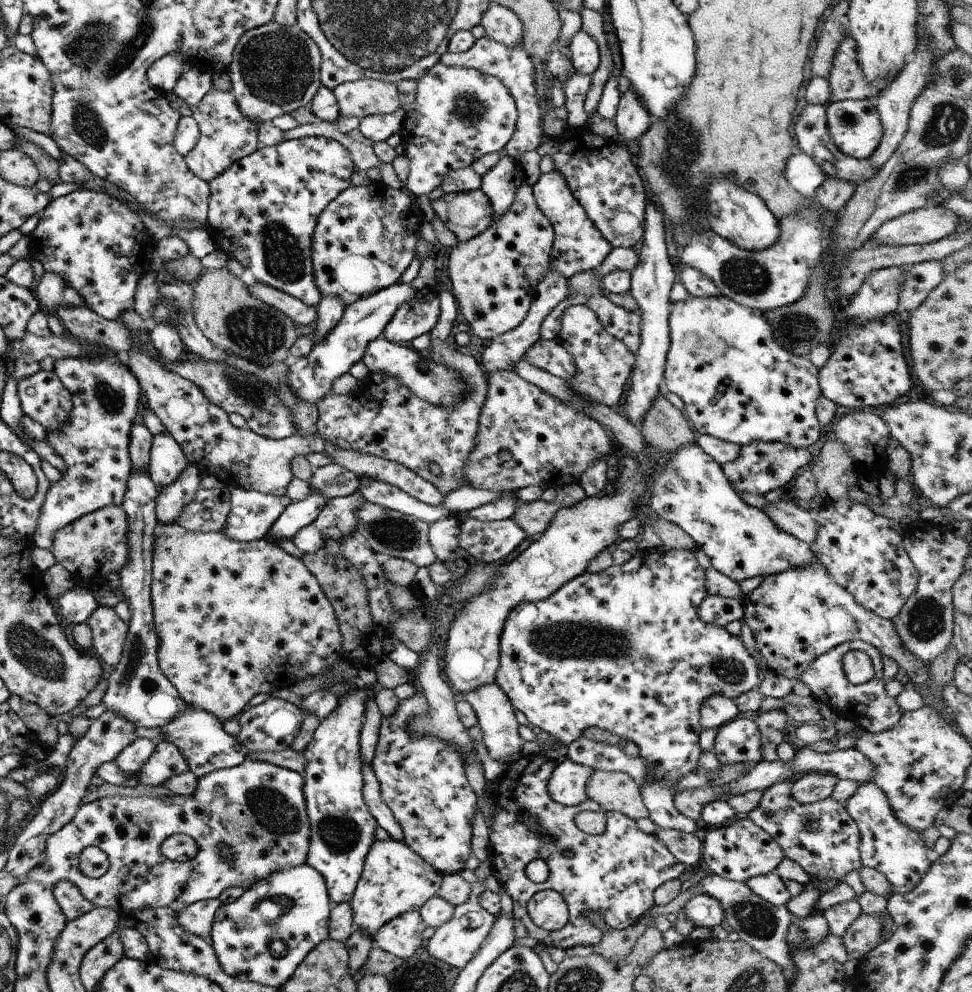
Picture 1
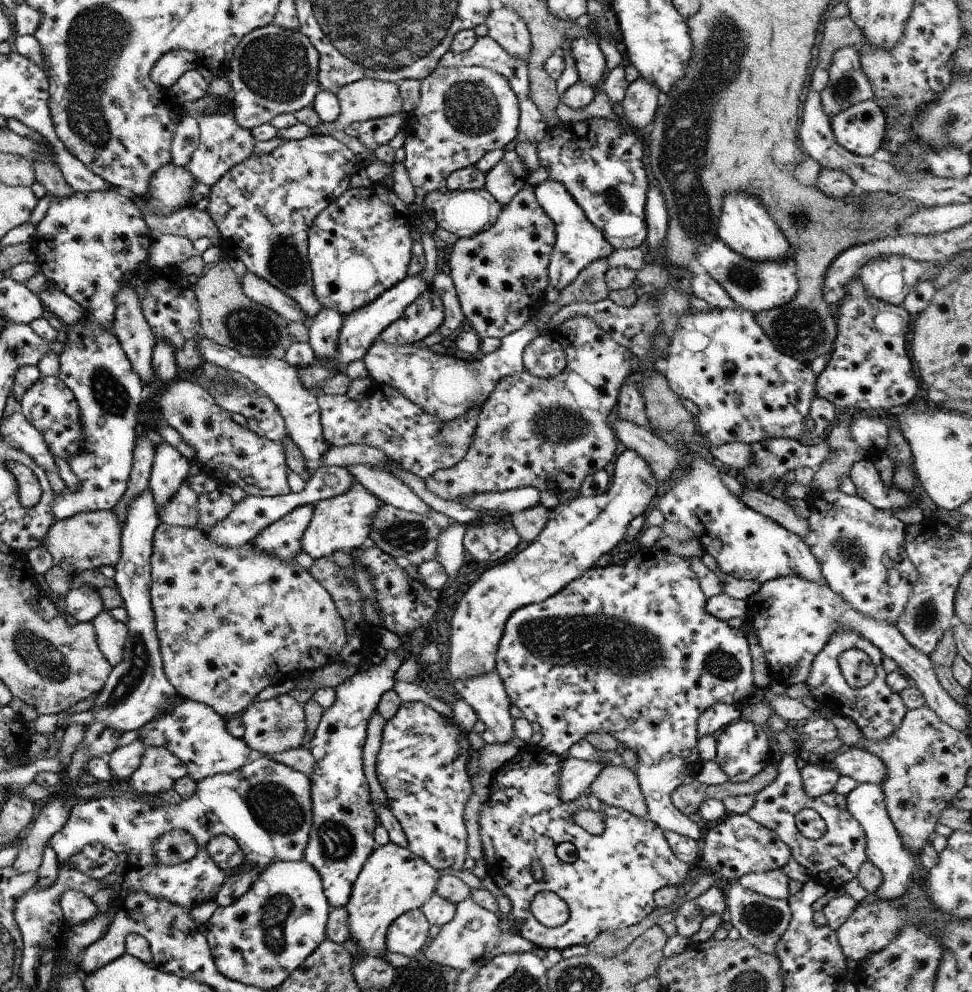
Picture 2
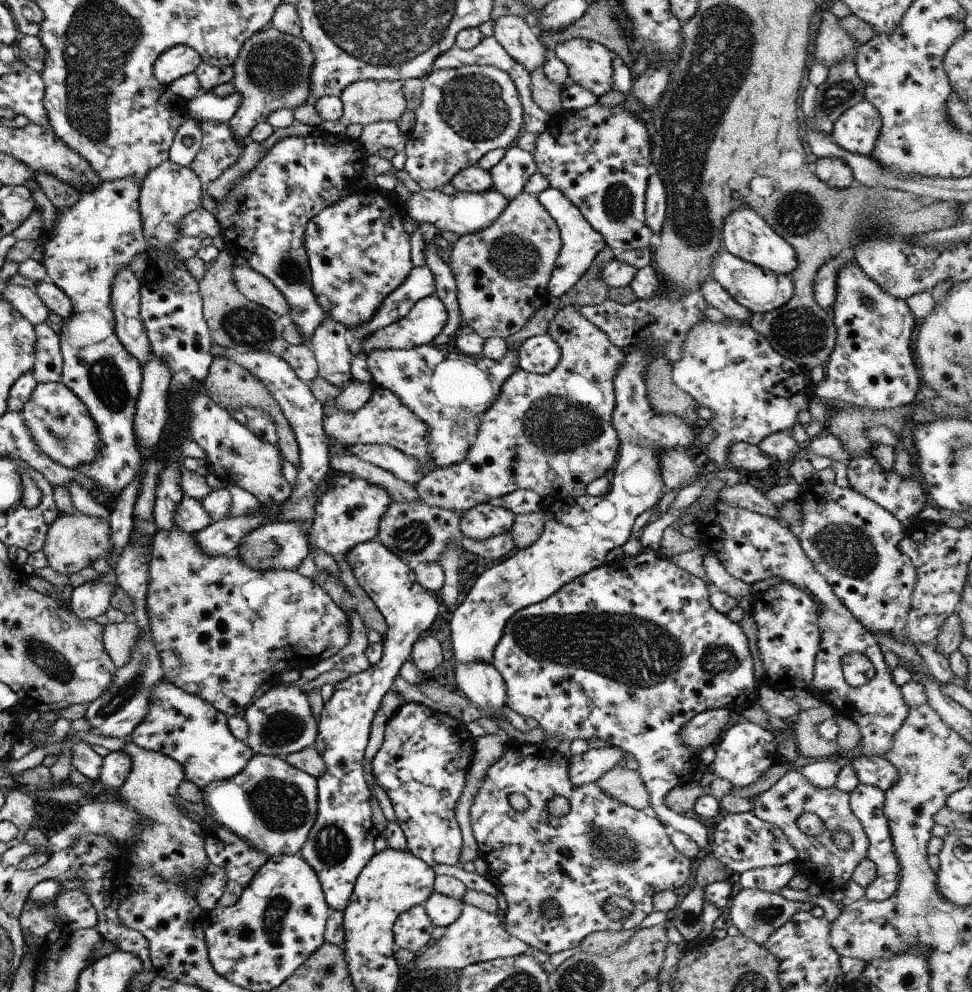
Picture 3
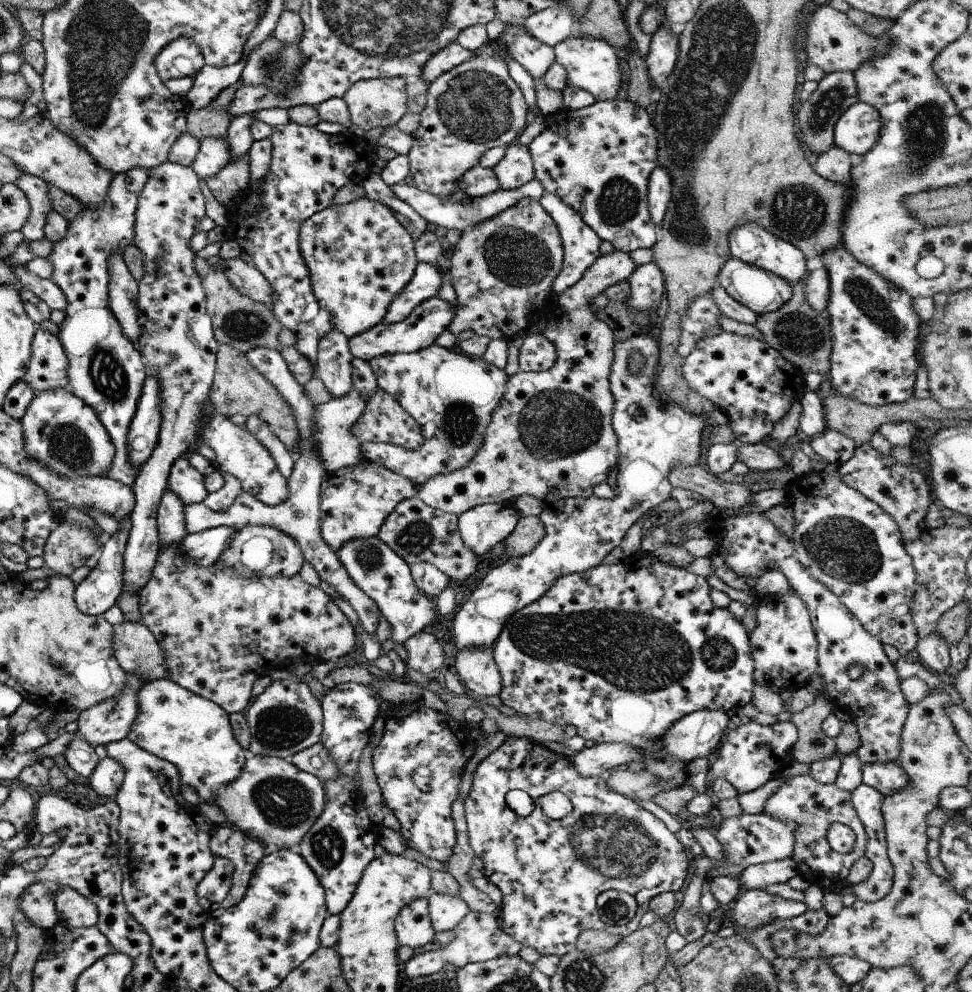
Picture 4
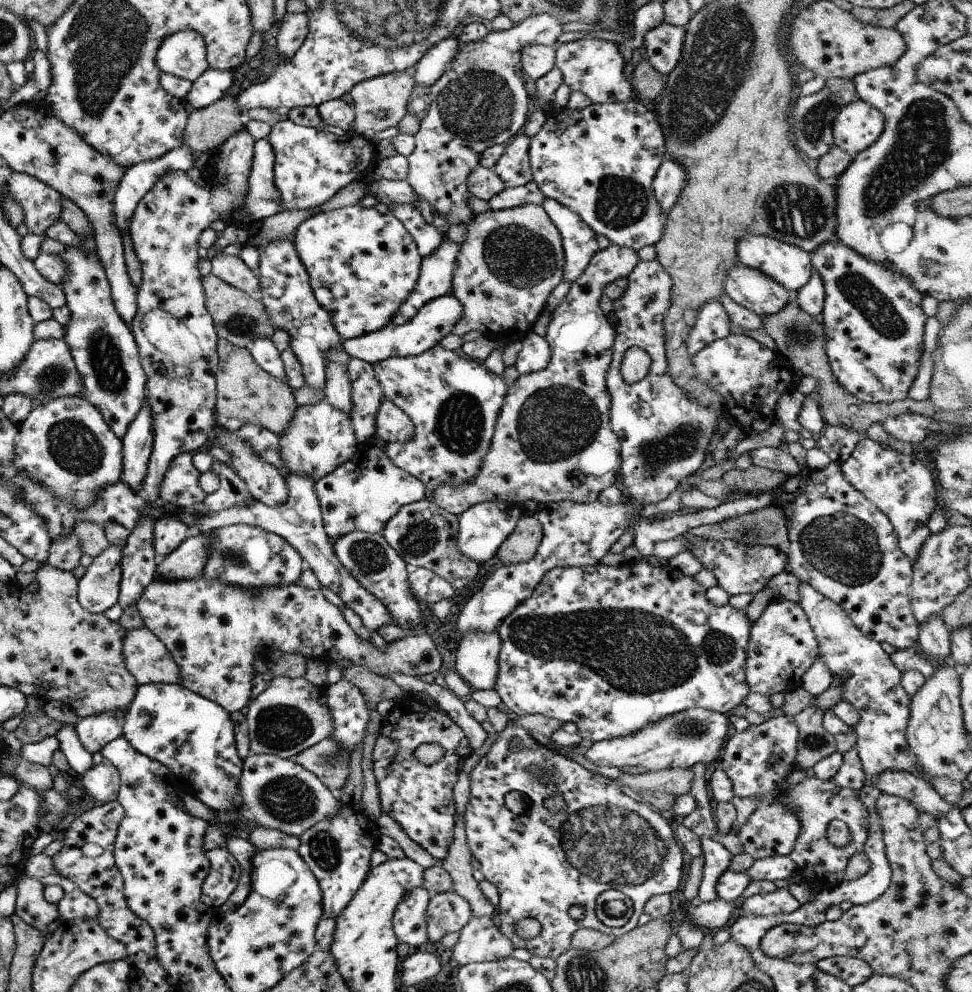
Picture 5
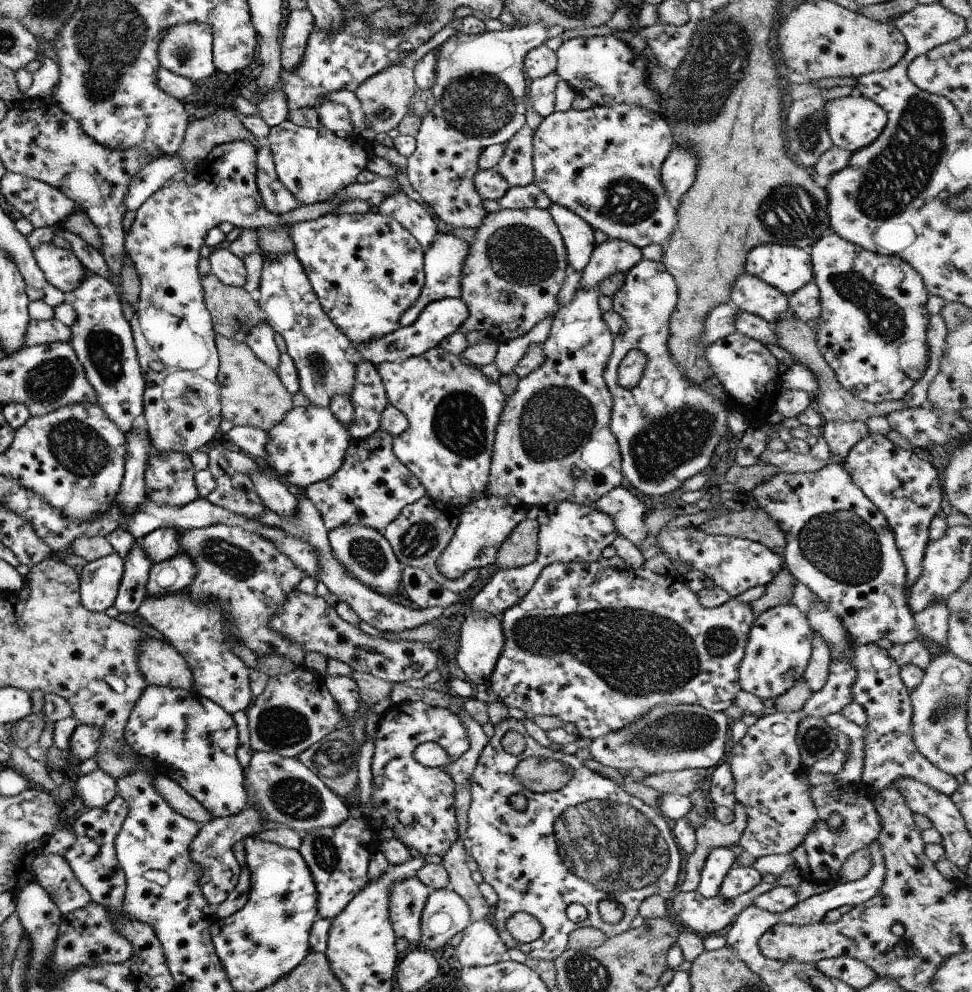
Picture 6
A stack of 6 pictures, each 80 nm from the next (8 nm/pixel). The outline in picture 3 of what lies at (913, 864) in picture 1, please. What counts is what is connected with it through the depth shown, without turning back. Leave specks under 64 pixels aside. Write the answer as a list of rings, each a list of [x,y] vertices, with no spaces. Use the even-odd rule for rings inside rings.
[[[859,783],[848,793],[848,803],[853,814],[861,823],[863,832],[868,838],[866,857],[876,866],[876,877],[864,888],[863,898],[868,901],[882,901],[889,898],[894,892],[898,881],[899,865],[892,851],[892,840],[884,817],[882,806],[884,792],[874,786]]]

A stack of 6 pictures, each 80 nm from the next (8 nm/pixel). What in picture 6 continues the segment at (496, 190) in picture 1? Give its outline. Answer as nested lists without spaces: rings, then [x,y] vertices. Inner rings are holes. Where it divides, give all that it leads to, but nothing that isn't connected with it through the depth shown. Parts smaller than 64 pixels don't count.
[[[523,123],[507,141],[507,148],[494,168],[510,187],[522,187],[533,180],[532,134],[531,128]]]

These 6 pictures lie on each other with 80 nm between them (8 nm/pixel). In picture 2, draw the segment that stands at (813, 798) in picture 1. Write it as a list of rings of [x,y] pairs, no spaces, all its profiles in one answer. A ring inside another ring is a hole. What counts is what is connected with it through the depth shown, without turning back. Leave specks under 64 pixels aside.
[[[820,760],[808,761],[801,770],[801,788],[809,798],[822,797],[834,791],[835,784],[840,776],[835,769]]]

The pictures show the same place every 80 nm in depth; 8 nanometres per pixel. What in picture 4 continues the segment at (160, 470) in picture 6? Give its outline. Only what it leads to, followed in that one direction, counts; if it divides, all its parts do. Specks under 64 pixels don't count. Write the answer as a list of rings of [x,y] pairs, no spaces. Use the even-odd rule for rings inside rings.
[[[187,454],[171,464],[166,490],[173,491],[184,506],[201,503],[208,494],[204,487],[203,475],[189,464]]]

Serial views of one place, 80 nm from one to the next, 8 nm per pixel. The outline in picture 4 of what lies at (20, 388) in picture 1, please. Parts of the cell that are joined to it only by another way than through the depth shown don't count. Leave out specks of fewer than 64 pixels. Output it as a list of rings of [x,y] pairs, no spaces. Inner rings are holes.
[[[67,388],[34,394],[19,421],[22,449],[29,461],[69,478],[106,476],[114,457],[113,443],[94,410]]]

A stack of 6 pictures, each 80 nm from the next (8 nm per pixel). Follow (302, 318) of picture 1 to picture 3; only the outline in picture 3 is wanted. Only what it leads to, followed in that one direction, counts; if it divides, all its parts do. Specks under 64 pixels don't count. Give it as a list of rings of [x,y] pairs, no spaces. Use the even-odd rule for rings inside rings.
[[[249,265],[232,266],[232,279],[237,290],[247,299],[255,304],[272,310],[284,319],[288,313],[289,306],[283,295],[256,270]]]

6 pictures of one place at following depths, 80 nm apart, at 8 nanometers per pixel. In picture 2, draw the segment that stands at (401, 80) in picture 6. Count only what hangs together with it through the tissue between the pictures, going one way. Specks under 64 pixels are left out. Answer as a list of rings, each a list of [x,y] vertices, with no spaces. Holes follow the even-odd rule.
[[[363,78],[354,81],[352,84],[341,86],[341,89],[337,90],[335,96],[339,106],[338,118],[331,123],[320,123],[311,128],[304,127],[303,134],[325,135],[341,142],[341,144],[347,146],[347,148],[353,152],[353,156],[355,156],[355,160],[357,160],[358,164],[365,168],[378,159],[375,158],[374,152],[369,147],[365,147],[358,139],[347,136],[344,129],[349,127],[351,122],[361,123],[365,122],[365,120],[385,118],[385,116],[391,116],[391,114],[402,112],[401,98],[399,98],[397,83]]]

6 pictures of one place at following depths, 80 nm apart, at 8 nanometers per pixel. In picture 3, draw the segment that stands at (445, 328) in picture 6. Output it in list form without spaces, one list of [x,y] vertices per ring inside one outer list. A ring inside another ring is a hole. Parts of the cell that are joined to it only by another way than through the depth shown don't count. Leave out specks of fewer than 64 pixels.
[[[429,295],[415,302],[409,312],[398,321],[392,322],[383,328],[368,334],[360,344],[361,353],[370,353],[372,350],[410,349],[419,345],[429,344],[444,329],[447,320],[447,311],[443,303],[435,296]]]

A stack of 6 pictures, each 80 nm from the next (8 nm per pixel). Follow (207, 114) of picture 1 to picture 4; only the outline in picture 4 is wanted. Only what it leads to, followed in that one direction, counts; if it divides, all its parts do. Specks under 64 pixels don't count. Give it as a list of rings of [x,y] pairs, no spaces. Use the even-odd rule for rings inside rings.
[[[207,137],[198,146],[190,167],[199,179],[205,180],[219,172],[229,162],[230,156],[224,137]]]

